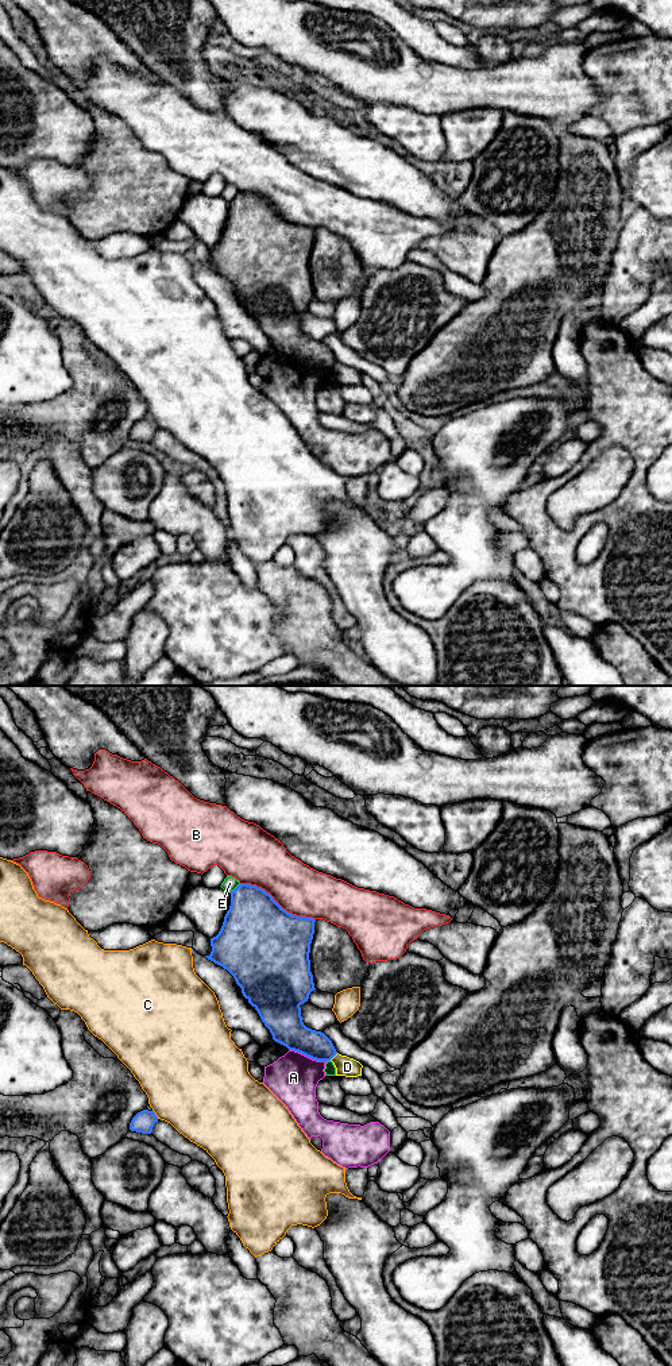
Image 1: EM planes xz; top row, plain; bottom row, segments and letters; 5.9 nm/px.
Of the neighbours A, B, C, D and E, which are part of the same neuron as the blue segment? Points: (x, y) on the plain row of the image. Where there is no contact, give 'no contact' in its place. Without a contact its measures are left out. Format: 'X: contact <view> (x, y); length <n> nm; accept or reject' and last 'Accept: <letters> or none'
A: contact xz (308, 365); length 240 nm; reject
B: contact xz (277, 212); length 500 nm; reject
C: contact xz (154, 423); length 70 nm; reject
D: contact xz (333, 365); length 70 nm; reject
E: contact xz (235, 197); length 90 nm; reject
Accept: none

